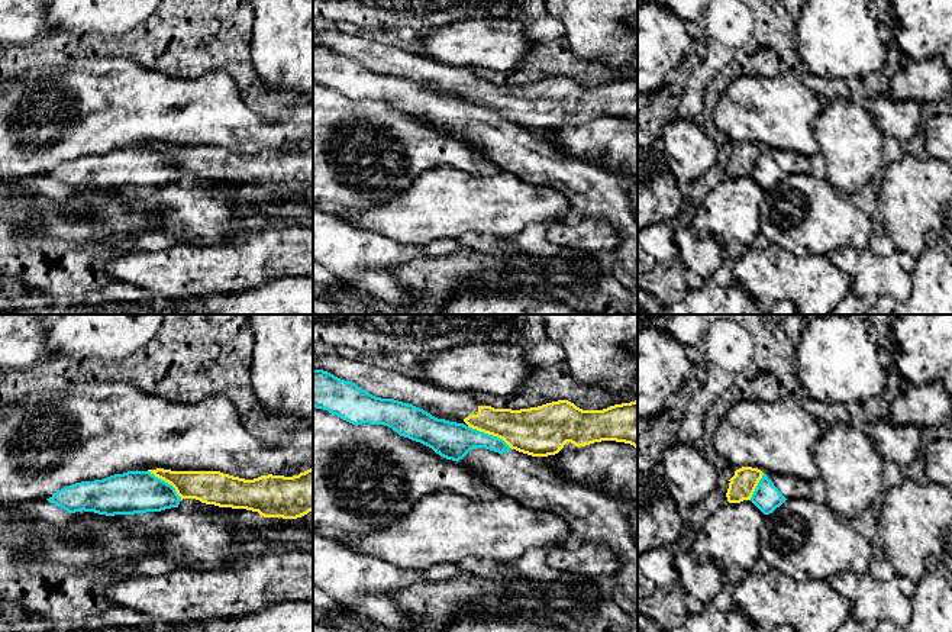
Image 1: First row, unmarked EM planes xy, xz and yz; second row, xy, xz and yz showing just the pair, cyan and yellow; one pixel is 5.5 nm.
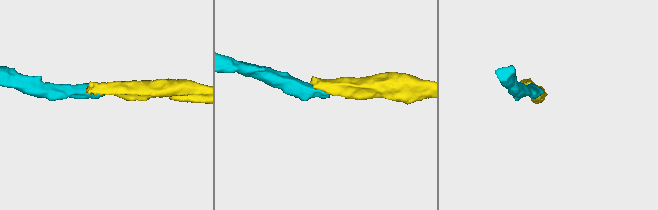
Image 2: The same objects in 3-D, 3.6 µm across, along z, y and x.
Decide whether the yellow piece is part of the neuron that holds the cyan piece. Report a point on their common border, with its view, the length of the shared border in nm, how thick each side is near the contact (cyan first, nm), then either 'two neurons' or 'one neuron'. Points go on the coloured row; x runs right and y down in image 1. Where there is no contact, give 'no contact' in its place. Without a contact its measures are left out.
contact xz (490, 435); length 280 nm; calibres 200 and 260 nm; two neurons

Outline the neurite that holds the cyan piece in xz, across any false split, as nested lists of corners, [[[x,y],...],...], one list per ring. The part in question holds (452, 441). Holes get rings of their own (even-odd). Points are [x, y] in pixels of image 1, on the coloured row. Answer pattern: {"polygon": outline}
{"polygon": [[[313,368],[313,407],[327,410],[332,415],[352,425],[384,425],[396,431],[400,436],[420,442],[432,448],[436,454],[446,460],[461,461],[471,471],[478,473],[481,480],[493,487],[498,496],[507,496],[520,502],[526,507],[545,509],[561,516],[571,528],[577,542],[598,542],[610,548],[620,561],[620,570],[604,580],[609,597],[632,619],[632,631],[638,632],[638,544],[630,532],[627,520],[620,512],[620,502],[603,493],[591,490],[585,486],[572,484],[562,478],[545,460],[523,452],[513,451],[503,439],[472,429],[464,423],[438,419],[430,413],[413,404],[394,399],[381,399],[362,390],[352,381],[345,381],[333,374]]]}

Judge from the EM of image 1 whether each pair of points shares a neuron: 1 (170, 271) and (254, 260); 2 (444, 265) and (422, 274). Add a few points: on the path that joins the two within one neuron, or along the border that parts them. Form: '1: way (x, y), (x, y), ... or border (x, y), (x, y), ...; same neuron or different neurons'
1: way (190, 270), (234, 267); same neuron
2: way (438, 271), (428, 274); same neuron

